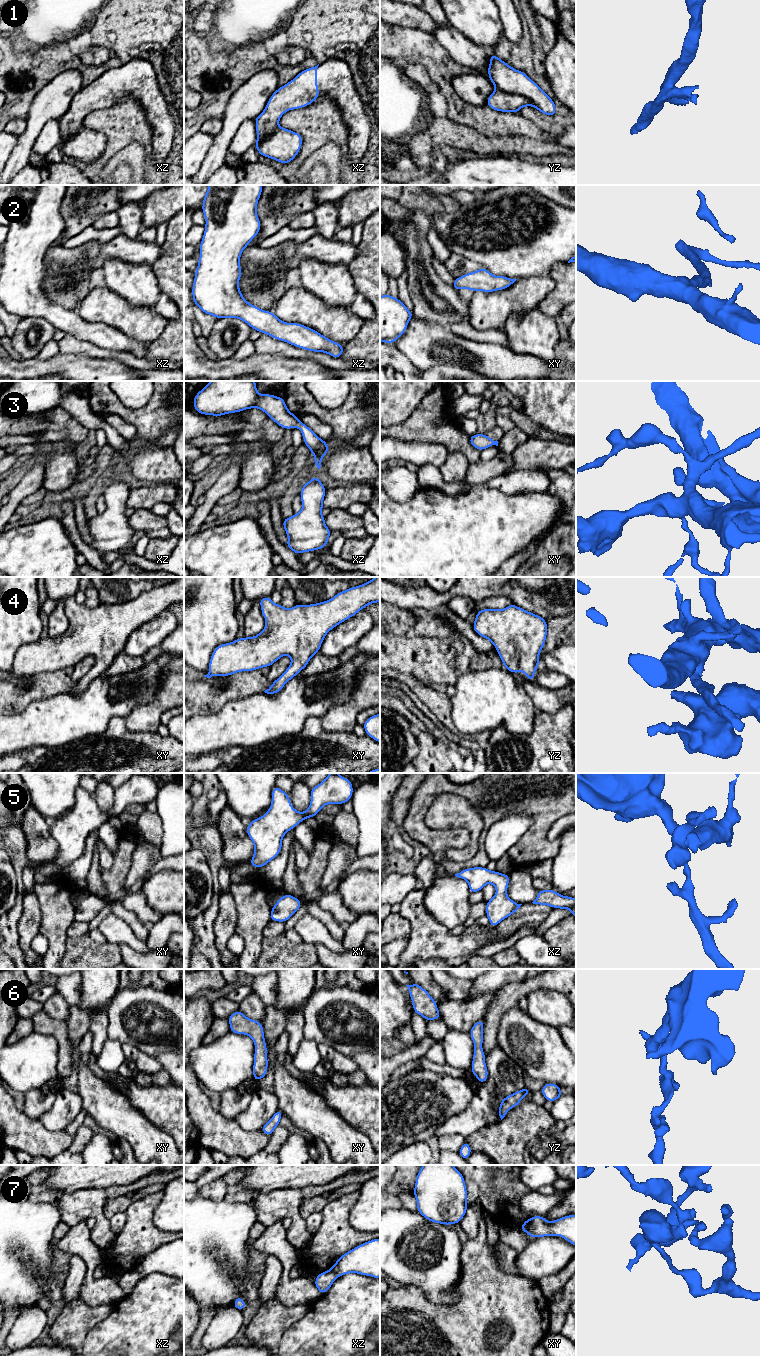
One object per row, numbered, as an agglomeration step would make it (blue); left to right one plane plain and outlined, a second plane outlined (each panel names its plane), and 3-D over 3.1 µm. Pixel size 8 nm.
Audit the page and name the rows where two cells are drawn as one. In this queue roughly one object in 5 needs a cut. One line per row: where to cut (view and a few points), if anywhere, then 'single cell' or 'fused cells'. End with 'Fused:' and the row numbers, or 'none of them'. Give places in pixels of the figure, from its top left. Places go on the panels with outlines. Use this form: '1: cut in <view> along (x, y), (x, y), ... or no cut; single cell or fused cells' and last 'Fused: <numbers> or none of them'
1: no cut; single cell
2: no cut; single cell
3: no cut; single cell
4: no cut; single cell
5: no cut; single cell
6: no cut; single cell
7: cut in xy along (529, 1219), (529, 1225), (525, 1231); fused cells
Fused: 7

